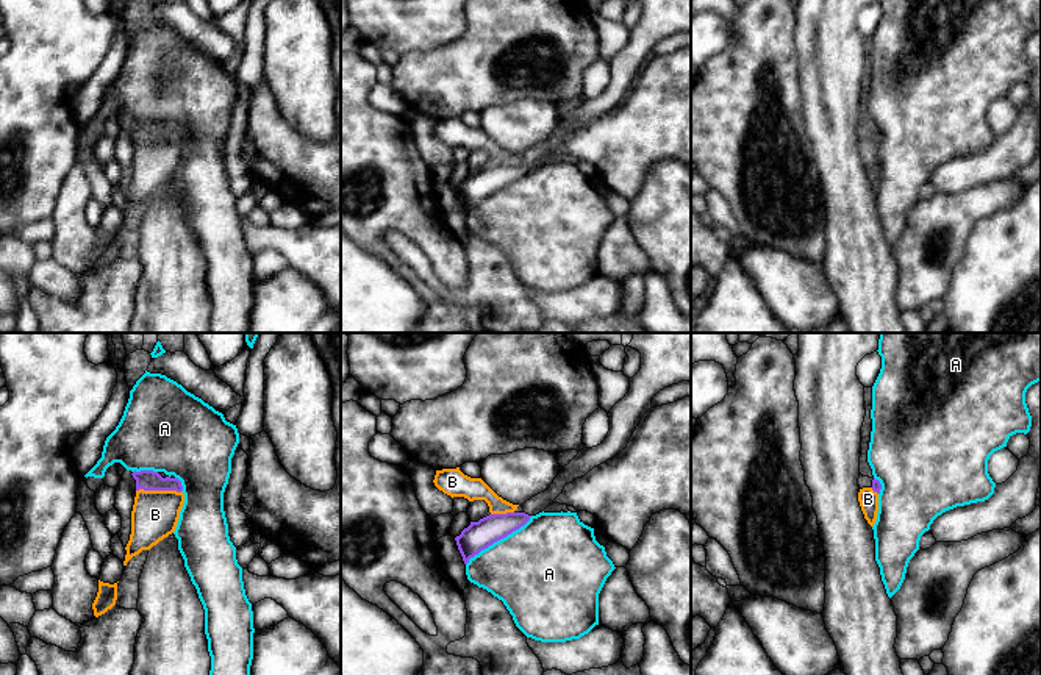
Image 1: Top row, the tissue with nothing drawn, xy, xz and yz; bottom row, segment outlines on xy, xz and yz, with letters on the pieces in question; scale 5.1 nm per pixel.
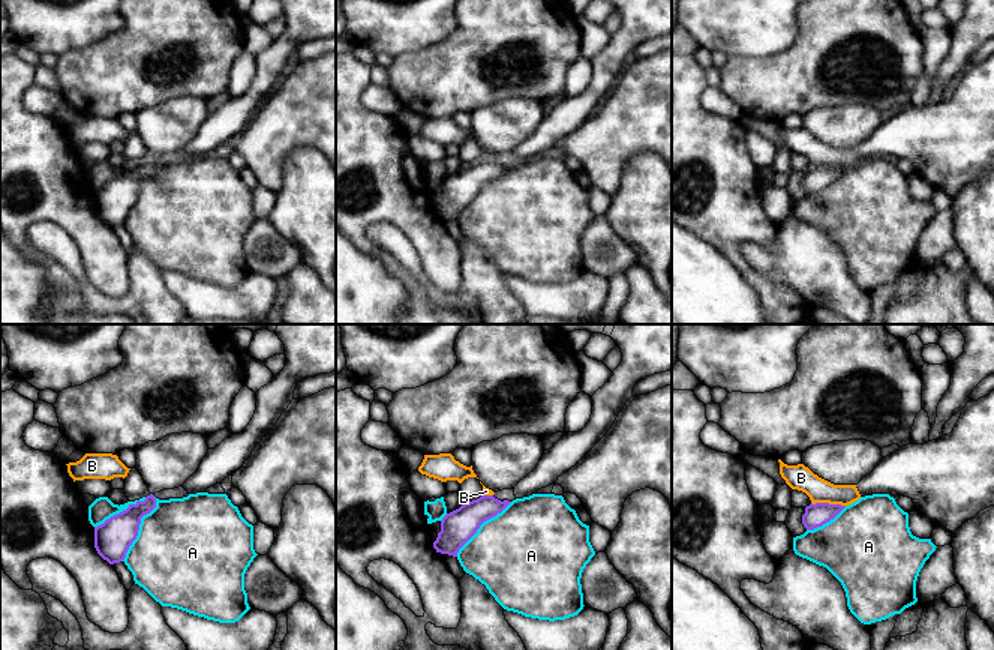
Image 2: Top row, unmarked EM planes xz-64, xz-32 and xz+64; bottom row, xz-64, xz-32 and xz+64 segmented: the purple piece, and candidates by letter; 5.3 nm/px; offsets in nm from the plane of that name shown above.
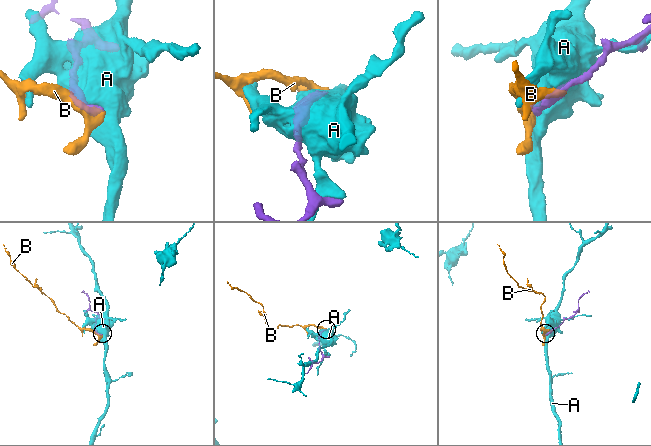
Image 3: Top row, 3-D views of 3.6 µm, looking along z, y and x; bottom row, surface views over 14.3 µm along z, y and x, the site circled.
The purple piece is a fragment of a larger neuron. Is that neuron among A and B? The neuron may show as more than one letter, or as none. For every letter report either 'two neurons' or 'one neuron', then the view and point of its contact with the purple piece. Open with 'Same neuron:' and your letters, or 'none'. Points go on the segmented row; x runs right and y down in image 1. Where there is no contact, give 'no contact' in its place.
Same neuron: none
A: two neurons; contact xz (497, 539)
B: two neurons; contact xy (158, 489)

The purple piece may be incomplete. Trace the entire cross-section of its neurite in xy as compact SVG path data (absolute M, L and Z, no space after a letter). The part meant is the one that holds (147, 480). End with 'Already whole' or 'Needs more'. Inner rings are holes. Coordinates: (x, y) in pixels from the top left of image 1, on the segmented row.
M134 470L131 475L136 480L136 491L183 491L181 481L178 478L163 478L158 472L153 470Z. Already whole

